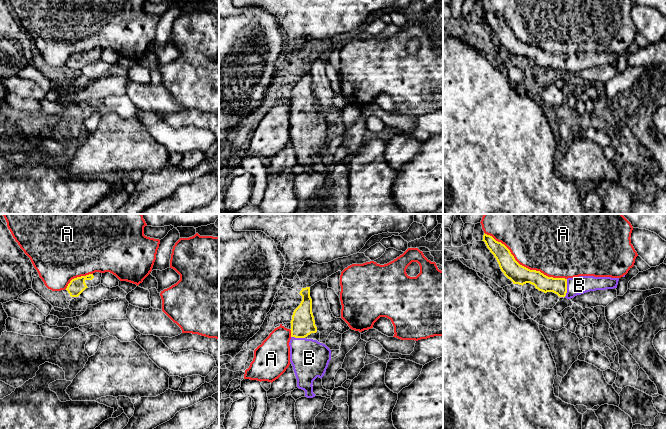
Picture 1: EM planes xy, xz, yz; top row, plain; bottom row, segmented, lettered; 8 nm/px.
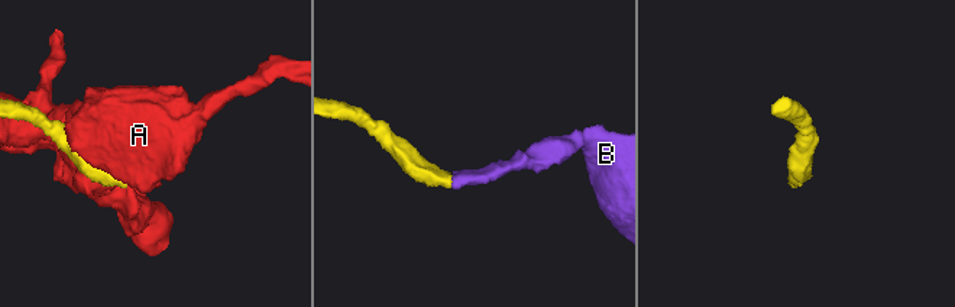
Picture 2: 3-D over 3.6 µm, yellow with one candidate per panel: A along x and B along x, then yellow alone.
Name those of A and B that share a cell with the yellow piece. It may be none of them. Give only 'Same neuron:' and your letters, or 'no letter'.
Same neuron: B

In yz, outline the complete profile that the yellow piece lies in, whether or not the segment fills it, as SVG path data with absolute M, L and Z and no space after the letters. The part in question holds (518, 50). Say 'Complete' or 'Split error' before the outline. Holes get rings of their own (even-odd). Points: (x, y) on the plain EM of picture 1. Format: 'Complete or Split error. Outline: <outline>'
Split error. Outline: M484 9L482 17L496 34L501 47L513 60L523 62L530 59L539 67L553 68L559 73L567 75L590 67L617 64L619 54L579 52L565 55L548 53L540 47L530 46L520 41L510 26L492 12Z

